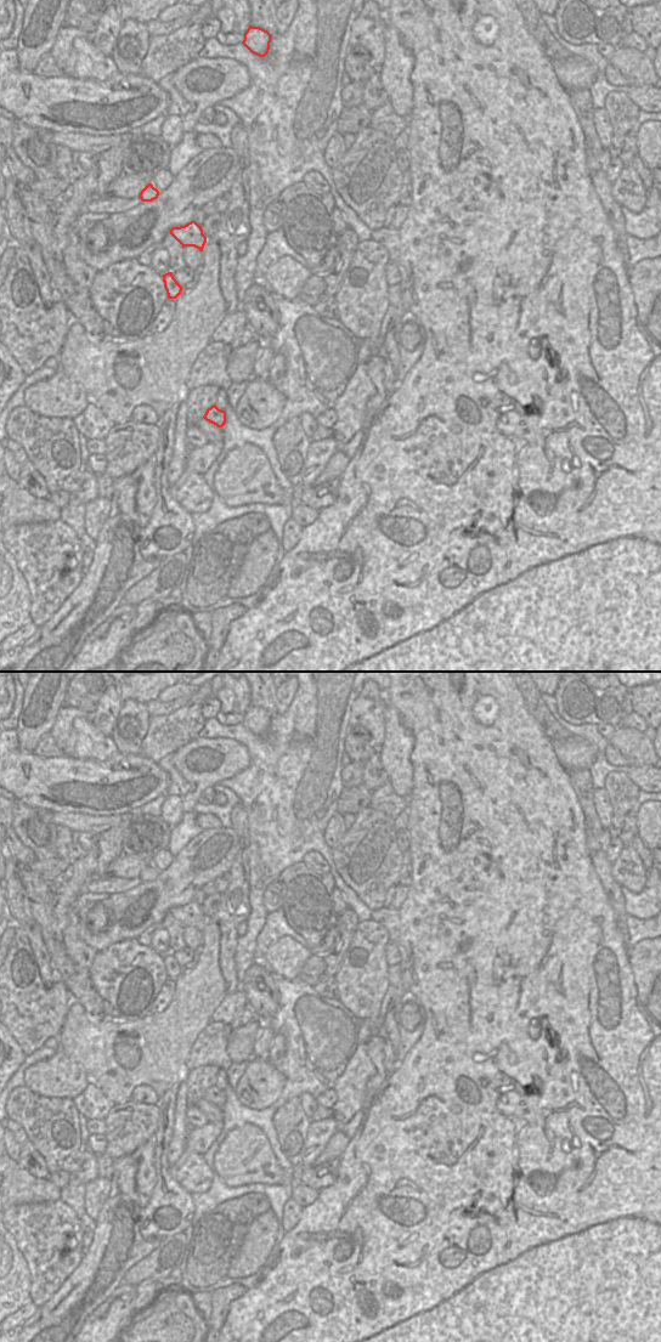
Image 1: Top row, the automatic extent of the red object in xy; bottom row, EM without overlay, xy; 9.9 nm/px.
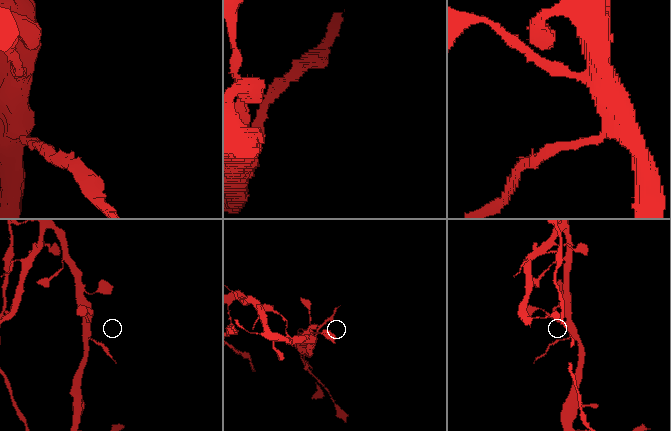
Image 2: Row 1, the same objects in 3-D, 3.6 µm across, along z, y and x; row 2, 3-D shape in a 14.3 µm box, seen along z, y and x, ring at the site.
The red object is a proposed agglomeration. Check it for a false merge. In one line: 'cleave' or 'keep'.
cleave

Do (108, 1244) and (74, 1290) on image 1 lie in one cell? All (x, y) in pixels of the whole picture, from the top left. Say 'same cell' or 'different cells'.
same cell

